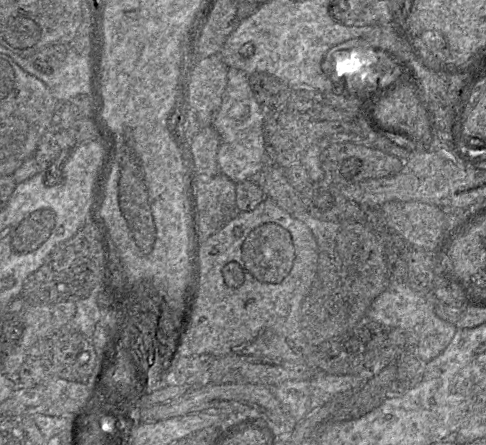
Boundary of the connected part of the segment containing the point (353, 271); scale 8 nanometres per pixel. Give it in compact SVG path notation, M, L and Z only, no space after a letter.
M266 164L256 176L256 183L265 197L272 199L279 207L303 222L312 232L318 246L318 268L311 289L301 307L301 328L309 344L320 346L331 339L345 337L365 317L373 302L389 285L389 272L381 242L363 222L333 222L318 219L305 208L299 192L289 182L286 170L275 164Z

